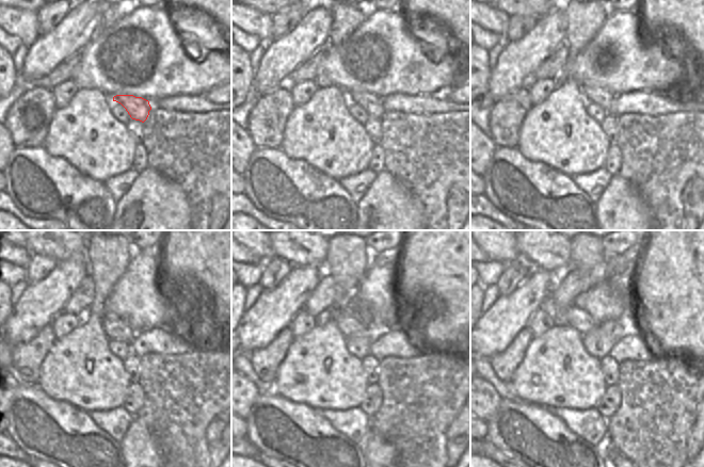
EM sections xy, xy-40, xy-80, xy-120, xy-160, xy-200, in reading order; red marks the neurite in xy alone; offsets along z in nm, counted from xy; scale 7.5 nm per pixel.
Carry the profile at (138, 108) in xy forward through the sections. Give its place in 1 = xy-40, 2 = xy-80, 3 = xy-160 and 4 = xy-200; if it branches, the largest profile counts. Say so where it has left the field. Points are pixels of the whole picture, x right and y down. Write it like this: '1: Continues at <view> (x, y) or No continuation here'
1: Continues at xy-40 (371, 103)
2: Continues at xy-80 (600, 96)
3: Continues at xy-160 (349, 325)
4: Continues at xy-200 (577, 318).

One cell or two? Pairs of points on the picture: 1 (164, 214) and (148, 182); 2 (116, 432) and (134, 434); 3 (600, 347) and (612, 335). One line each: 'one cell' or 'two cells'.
1: one cell
2: two cells
3: one cell

